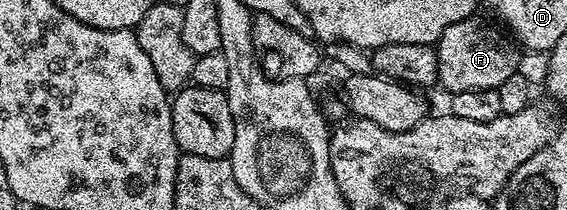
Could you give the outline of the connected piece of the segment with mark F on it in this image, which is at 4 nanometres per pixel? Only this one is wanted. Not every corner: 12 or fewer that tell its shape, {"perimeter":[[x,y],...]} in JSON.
{"perimeter":[[480,16],[435,43],[450,95],[496,90],[518,47]]}

